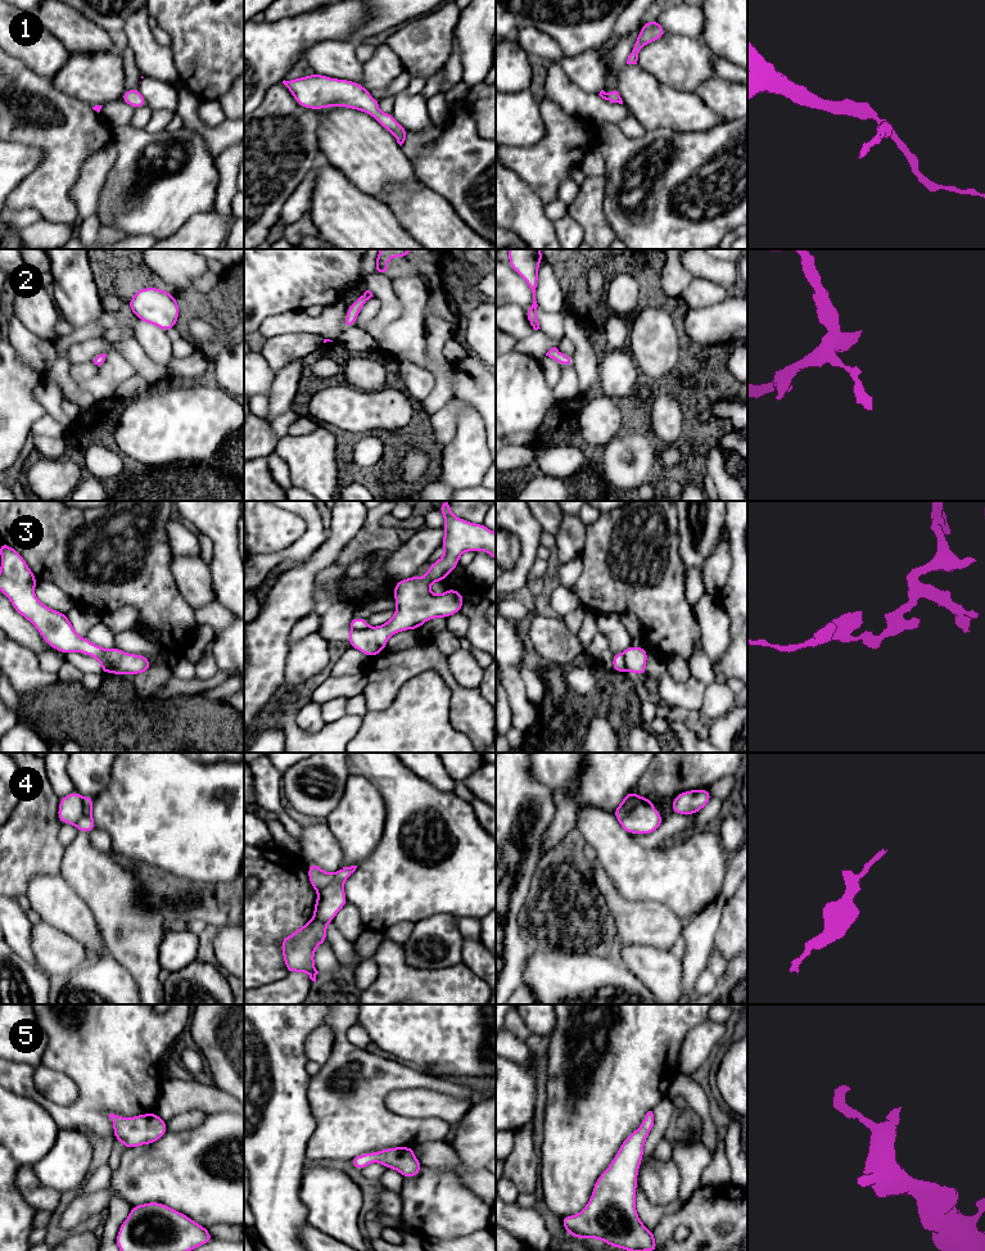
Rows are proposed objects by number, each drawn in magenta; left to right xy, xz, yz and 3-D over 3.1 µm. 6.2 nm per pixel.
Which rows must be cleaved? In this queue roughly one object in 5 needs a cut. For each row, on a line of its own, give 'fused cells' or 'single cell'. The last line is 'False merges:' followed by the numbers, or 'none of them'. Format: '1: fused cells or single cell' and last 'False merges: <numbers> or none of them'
1: single cell
2: single cell
3: fused cells
4: fused cells
5: single cell
False merges: 3, 4

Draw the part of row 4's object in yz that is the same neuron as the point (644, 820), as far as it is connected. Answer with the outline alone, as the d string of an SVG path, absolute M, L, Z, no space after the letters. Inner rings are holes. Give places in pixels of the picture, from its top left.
M641 804L627 817L619 819L622 828L628 834L650 835L663 825L663 817L654 807Z

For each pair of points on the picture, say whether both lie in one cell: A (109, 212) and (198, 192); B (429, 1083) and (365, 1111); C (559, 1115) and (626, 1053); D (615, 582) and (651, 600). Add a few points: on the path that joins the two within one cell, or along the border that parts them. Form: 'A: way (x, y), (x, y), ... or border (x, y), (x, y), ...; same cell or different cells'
A: way (131, 202), (149, 192), (176, 192); same cell
B: way (412, 1080), (392, 1080), (378, 1094); same cell
C: way (578, 1114), (597, 1094), (606, 1073); same cell
D: way (624, 582), (633, 582), (642, 591); same cell

